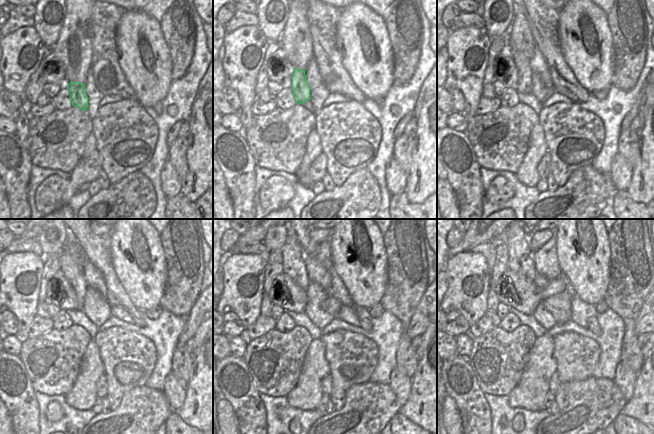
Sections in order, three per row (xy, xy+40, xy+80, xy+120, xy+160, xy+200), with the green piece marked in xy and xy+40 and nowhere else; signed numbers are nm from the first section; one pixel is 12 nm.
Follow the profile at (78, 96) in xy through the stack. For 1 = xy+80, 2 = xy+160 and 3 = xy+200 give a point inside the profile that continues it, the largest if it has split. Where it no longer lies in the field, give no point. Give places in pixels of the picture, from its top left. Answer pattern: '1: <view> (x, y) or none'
1: xy+80 (524, 84)
2: xy+160 (293, 255)
3: xy+200 (520, 255)

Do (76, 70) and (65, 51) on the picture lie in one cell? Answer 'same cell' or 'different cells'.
same cell

